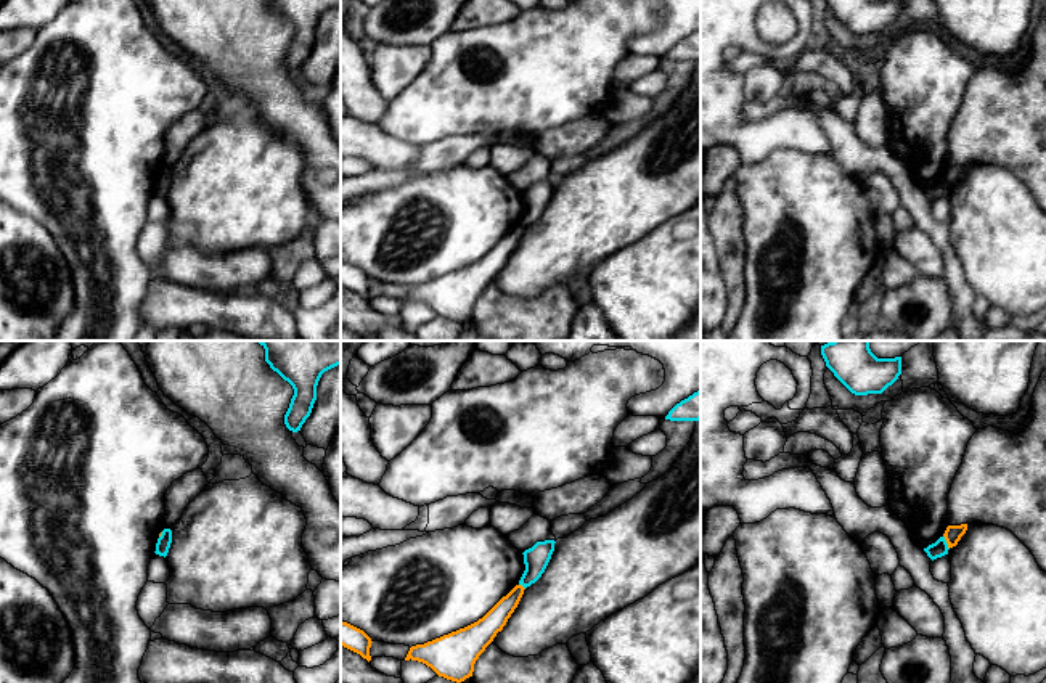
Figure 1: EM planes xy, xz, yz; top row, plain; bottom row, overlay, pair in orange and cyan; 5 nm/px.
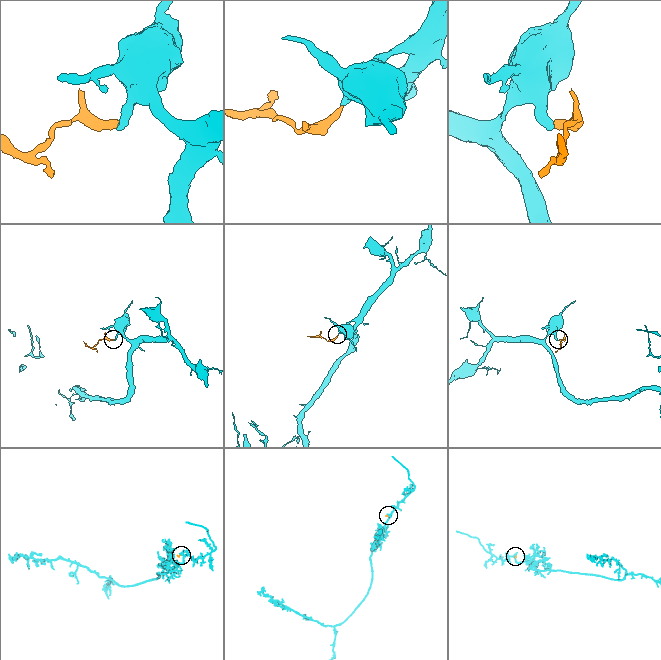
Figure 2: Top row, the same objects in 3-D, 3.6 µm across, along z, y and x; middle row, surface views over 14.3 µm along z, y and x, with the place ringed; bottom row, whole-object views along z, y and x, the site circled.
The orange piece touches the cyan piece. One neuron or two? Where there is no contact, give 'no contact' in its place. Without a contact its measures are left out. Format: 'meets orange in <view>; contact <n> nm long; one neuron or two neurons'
meets orange in yz; contact 80 nm long; two neurons

